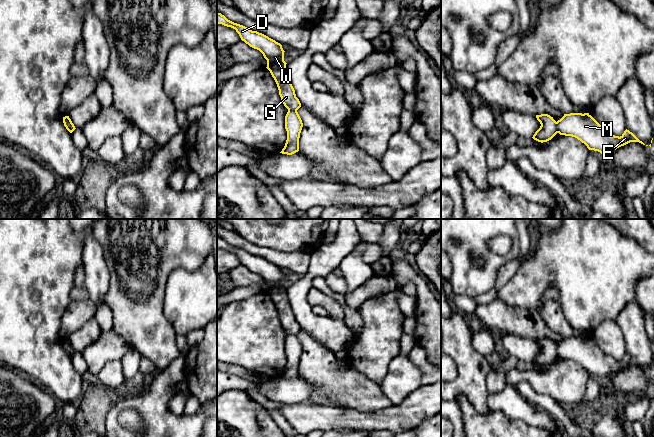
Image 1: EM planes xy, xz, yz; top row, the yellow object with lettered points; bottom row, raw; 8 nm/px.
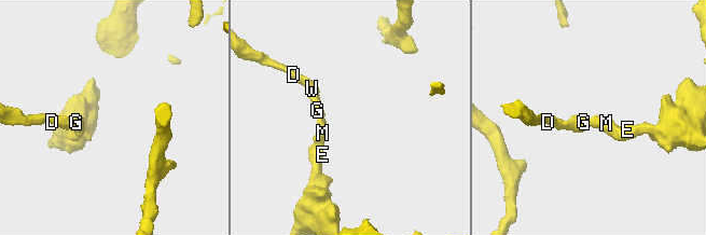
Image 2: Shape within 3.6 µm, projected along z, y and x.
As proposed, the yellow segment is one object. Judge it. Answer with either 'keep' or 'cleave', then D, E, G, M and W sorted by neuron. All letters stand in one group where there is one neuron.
cleave; groups D G W / E M

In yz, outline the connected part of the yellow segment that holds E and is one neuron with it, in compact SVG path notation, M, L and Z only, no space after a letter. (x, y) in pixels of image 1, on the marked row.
M589 113L564 114L564 116L557 121L557 133L560 135L575 137L584 143L589 150L598 151L603 156L630 142L639 142L645 145L627 129L620 137L613 135L612 133L606 131Z

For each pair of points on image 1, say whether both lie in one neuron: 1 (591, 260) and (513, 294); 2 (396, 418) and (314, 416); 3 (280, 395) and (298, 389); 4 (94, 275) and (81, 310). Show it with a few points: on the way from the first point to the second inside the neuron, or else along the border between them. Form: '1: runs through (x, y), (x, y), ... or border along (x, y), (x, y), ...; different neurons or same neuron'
1: runs through (572, 260), (556, 260), (545, 267), (532, 280); same neuron
2: runs through (376, 419), (334, 418); same neuron
3: runs through (284, 391), (294, 390); same neuron
4: border along (87, 297), (96, 306); different neurons

